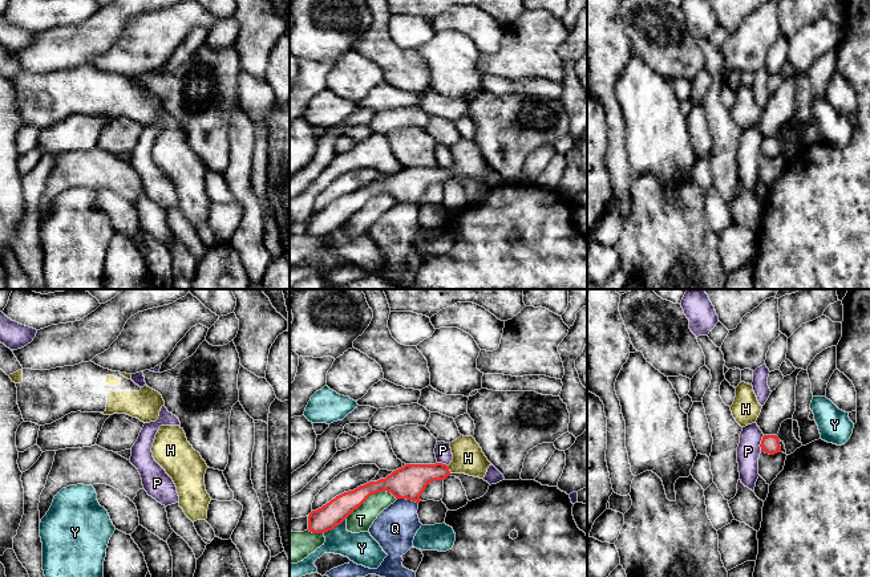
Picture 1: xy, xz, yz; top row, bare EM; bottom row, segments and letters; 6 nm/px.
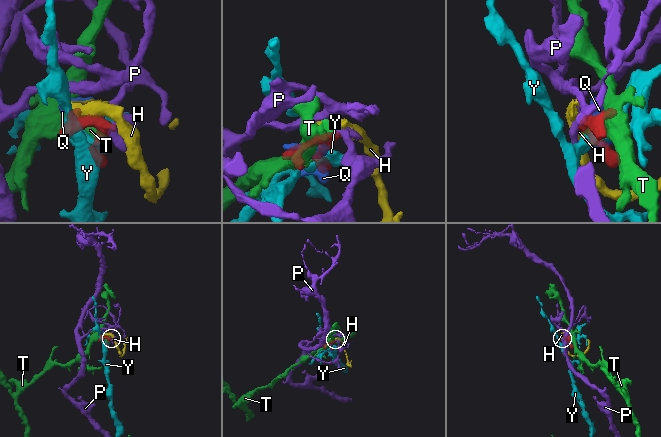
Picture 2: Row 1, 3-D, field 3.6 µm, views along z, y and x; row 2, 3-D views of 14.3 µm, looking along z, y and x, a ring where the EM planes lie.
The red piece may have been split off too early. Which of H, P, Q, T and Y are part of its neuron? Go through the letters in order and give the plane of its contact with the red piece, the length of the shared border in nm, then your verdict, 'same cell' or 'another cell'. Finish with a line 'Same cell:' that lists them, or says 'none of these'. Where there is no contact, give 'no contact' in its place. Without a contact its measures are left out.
H: contact in xz; length 50 nm; same cell
P: contact in yz; length 110 nm; another cell
Q: contact in xz; length 130 nm; another cell
T: contact in xz; length 340 nm; another cell
Y: contact in xz; length 170 nm; another cell
Same cell: H

